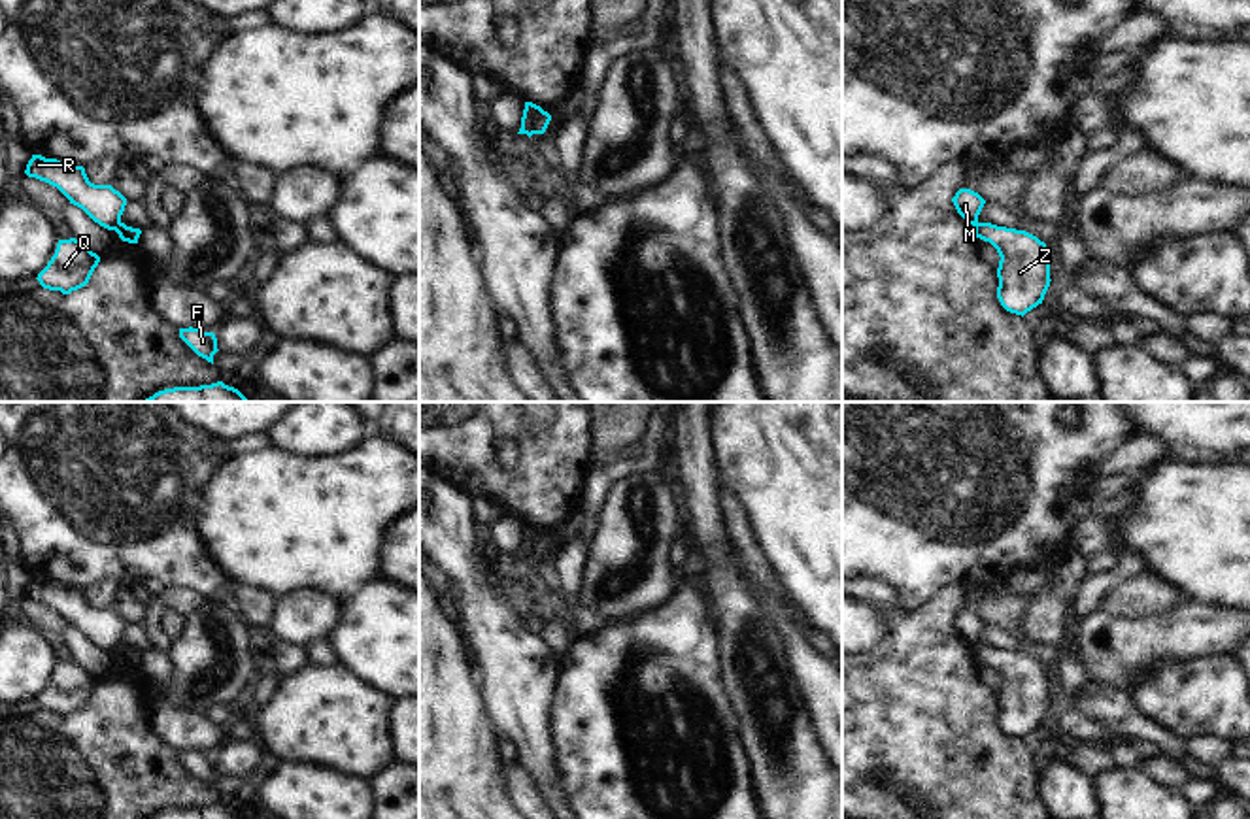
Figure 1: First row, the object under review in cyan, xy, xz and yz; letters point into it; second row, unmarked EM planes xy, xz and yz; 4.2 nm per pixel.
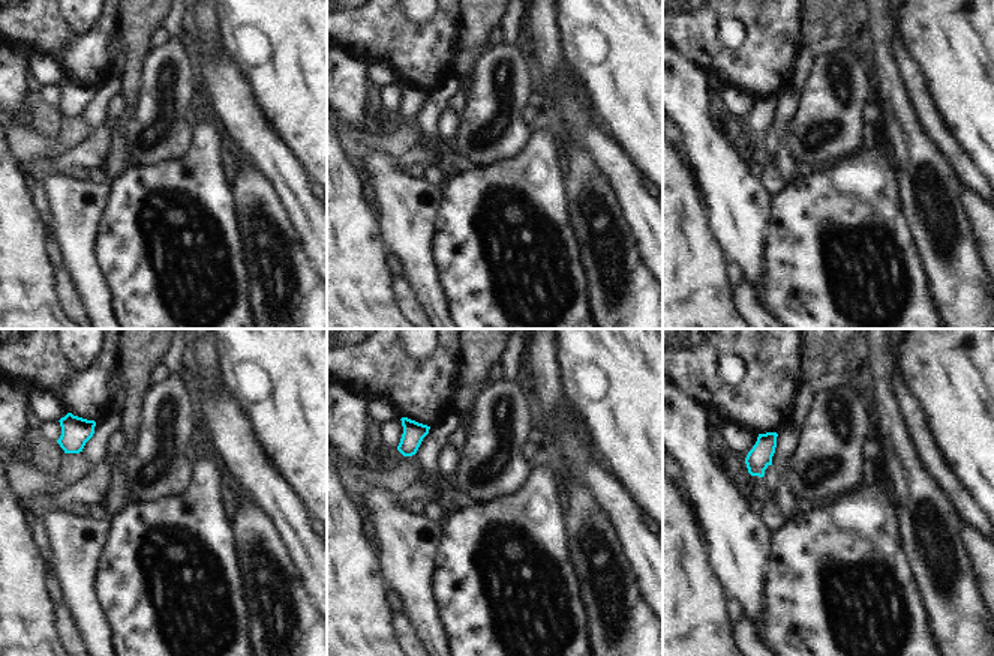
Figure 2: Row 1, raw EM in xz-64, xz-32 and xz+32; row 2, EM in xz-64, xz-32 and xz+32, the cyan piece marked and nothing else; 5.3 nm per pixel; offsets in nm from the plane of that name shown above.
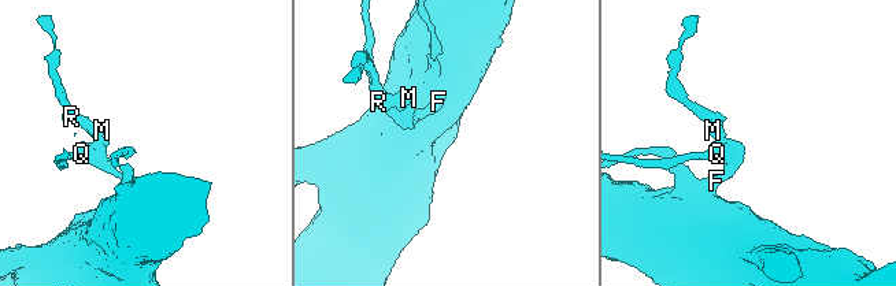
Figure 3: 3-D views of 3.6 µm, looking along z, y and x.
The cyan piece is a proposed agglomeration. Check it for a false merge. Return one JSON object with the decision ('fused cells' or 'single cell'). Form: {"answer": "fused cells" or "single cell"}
{"answer": "fused cells"}

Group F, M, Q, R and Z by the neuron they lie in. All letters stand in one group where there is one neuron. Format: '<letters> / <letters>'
F Q Z / M R

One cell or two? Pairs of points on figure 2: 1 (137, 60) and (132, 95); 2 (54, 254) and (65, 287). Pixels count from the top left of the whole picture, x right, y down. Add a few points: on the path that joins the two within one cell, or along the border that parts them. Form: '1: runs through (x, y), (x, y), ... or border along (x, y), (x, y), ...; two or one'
1: runs through (134, 69), (132, 86); one
2: border along (65, 266), (59, 270); two

